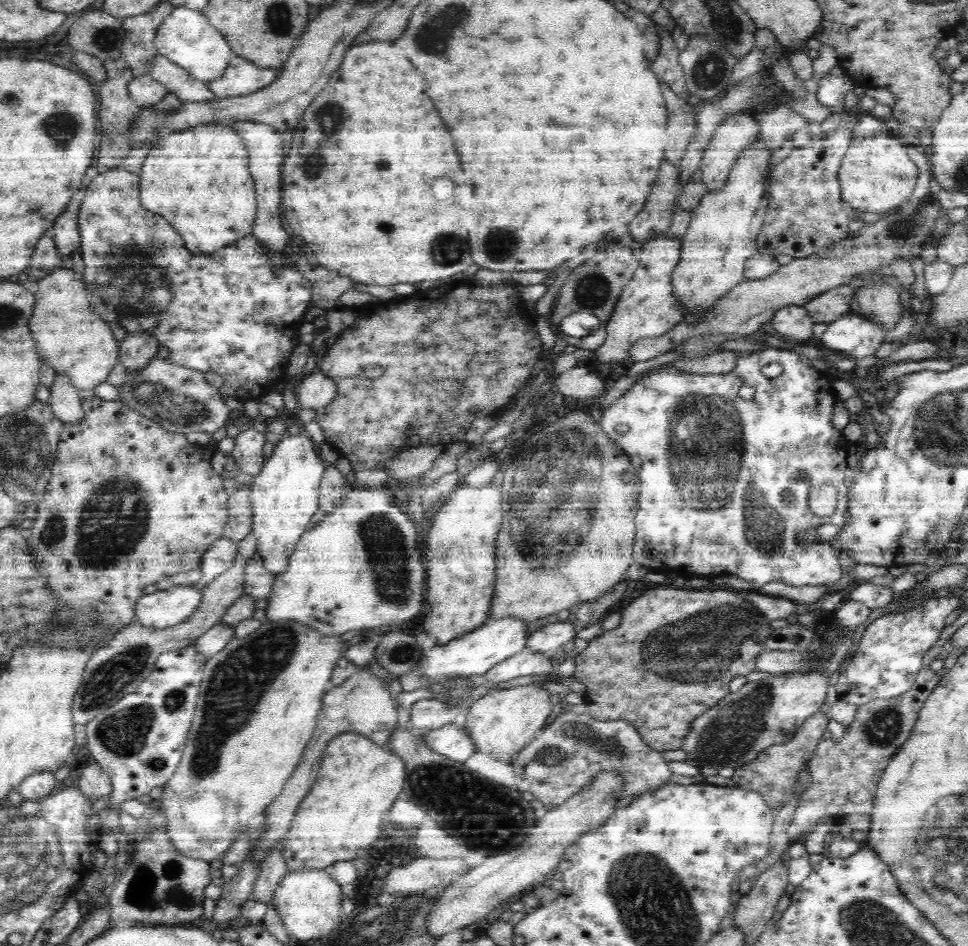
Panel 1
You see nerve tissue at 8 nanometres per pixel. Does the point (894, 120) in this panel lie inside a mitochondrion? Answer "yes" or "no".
no

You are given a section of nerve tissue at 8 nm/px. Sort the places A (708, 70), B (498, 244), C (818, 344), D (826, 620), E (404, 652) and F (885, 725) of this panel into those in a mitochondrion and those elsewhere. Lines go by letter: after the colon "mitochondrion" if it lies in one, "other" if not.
A: mitochondrion
B: mitochondrion
C: other
D: other
E: mitochondrion
F: mitochondrion

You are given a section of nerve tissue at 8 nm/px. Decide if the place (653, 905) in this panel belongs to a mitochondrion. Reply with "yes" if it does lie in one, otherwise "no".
yes

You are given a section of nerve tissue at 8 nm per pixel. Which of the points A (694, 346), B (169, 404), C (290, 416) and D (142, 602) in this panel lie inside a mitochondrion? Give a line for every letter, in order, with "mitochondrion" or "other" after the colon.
A: other
B: mitochondrion
C: other
D: other

